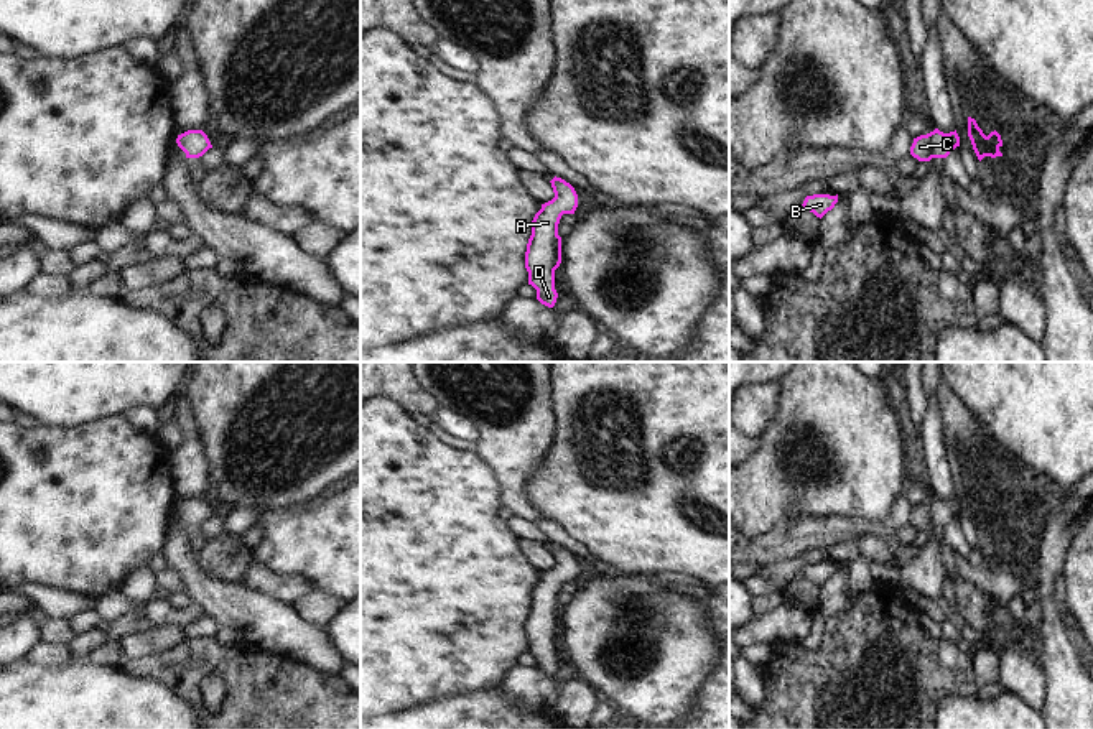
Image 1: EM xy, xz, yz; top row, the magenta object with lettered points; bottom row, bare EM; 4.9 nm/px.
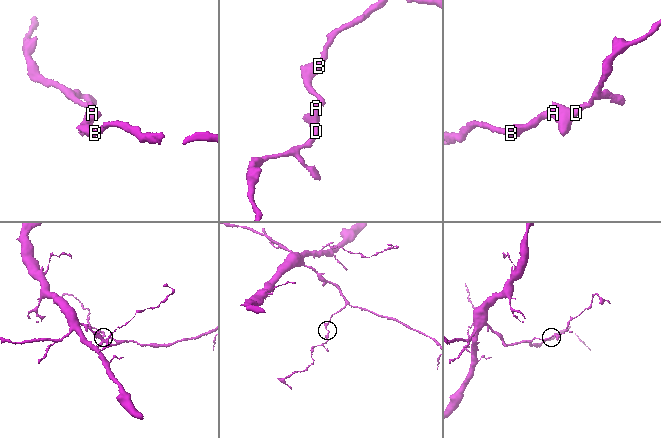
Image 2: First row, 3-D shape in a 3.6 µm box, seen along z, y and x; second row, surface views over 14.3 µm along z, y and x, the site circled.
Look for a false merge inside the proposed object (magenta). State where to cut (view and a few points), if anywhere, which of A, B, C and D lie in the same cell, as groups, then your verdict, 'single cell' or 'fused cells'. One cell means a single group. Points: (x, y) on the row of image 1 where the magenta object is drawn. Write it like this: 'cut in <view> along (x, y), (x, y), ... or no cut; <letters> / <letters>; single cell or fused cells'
no cut; A B C D; single cell

